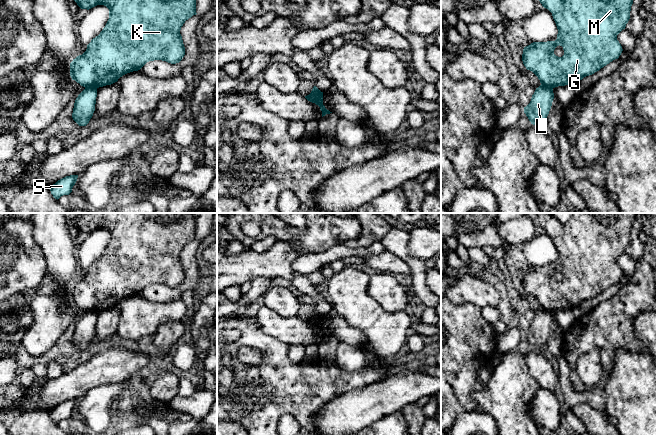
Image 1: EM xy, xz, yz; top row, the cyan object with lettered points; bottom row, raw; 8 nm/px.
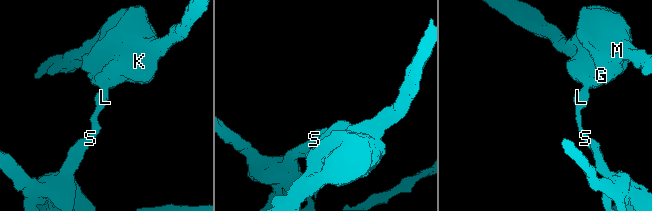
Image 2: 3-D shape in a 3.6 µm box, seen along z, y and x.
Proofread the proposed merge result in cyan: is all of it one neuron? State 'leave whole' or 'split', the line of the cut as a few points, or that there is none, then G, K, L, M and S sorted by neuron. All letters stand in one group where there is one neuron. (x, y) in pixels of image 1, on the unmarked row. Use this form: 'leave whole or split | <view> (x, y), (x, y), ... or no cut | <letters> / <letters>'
split | xz (322, 316), (311, 320), (308, 319) | G K M / L S

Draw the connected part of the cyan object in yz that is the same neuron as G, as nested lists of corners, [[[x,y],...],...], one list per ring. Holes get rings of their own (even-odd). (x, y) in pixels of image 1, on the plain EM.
[[[537,213],[539,225],[542,230],[548,233],[553,240],[553,243],[556,247],[558,258],[557,263],[555,265],[547,265],[547,266],[533,266],[530,269],[524,271],[522,278],[522,285],[527,294],[532,295],[540,304],[541,309],[547,312],[555,312],[558,310],[565,309],[573,309],[574,307],[582,304],[584,301],[594,298],[599,295],[601,292],[609,288],[615,283],[618,283],[621,279],[623,273],[619,265],[617,264],[617,259],[626,251],[630,243],[630,235],[631,230],[633,228],[633,224],[635,222],[636,213],[572,213],[571,218],[566,222],[560,222],[554,215],[551,213]],[[557,270],[562,270],[564,274],[564,279],[562,281],[558,281],[554,278],[554,274]]]

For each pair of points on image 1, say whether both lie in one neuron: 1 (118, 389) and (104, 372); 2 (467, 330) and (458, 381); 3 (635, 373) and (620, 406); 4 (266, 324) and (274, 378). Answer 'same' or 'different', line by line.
1: different
2: same
3: same
4: different

